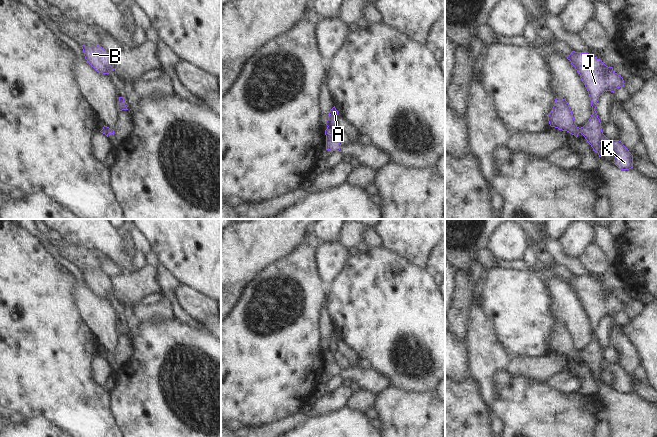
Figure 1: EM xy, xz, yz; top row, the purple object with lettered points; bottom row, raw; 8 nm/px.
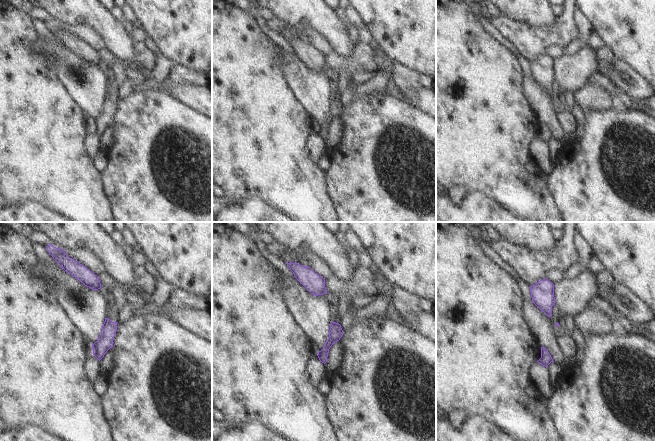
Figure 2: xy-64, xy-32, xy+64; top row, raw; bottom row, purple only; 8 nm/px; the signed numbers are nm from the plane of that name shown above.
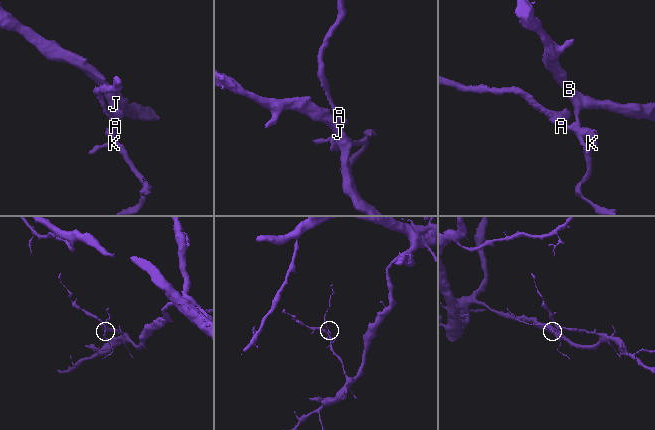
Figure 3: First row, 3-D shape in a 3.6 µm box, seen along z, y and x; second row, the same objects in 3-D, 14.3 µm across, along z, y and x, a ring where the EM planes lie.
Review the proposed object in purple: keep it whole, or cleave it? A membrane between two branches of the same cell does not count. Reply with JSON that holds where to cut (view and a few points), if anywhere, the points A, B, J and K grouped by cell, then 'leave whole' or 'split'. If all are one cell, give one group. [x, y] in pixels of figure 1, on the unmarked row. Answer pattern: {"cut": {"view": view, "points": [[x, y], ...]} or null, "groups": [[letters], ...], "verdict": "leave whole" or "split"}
{"cut": {"view": "xz", "points": [[328, 350], [332, 354]]}, "groups": [["A"], ["B", "J", "K"]], "verdict": "split"}

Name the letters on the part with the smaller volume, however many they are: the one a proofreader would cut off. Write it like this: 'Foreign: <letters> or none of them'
Foreign: A

